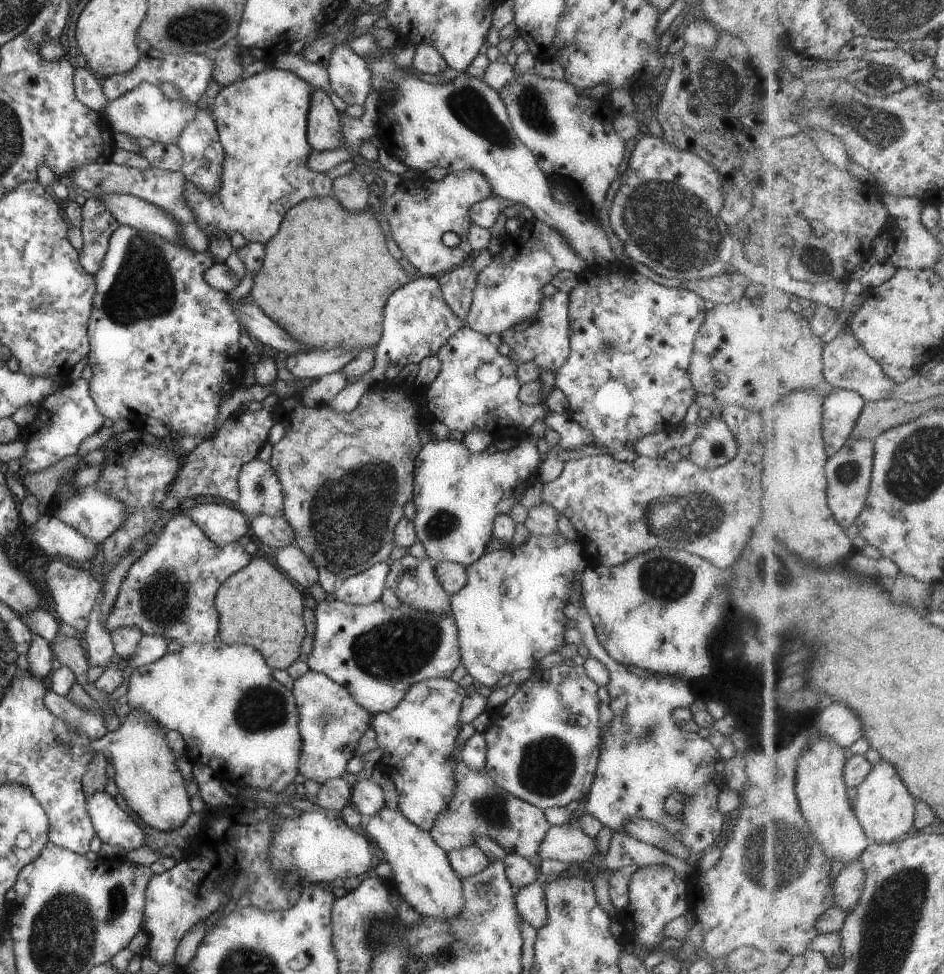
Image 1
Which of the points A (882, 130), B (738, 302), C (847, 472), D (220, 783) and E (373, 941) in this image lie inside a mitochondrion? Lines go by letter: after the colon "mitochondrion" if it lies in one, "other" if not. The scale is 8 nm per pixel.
A: mitochondrion
B: other
C: mitochondrion
D: other
E: other

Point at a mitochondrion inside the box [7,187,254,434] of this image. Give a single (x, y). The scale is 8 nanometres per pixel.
(143, 288)

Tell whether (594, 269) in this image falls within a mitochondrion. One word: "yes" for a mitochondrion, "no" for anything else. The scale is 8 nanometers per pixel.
no

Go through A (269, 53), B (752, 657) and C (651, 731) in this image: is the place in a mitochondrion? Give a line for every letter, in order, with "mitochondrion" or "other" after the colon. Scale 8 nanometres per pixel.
A: other
B: other
C: mitochondrion

